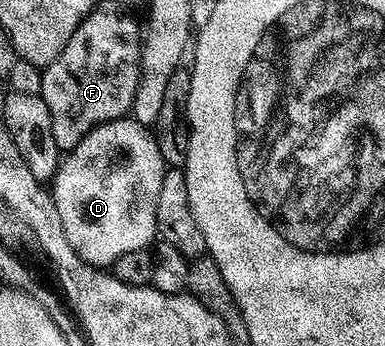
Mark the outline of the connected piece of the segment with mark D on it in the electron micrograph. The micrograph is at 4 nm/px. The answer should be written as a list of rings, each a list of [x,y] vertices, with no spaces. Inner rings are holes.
[[[133,118],[100,124],[61,159],[50,191],[70,246],[87,264],[107,269],[122,254],[145,250],[157,239],[158,190],[165,171],[153,129]]]

